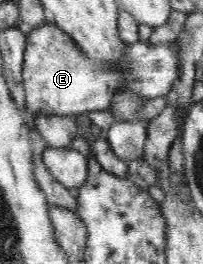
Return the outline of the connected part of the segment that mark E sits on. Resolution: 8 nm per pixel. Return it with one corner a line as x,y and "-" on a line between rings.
50,18
31,32
26,34
24,65
23,65
23,88
27,95
25,113
30,114
32,119
35,115
50,114
63,116
77,116
91,111
110,110
114,105
114,99
120,93
128,93
129,97
136,97
138,101
154,99
154,97
166,96
172,87
173,81
178,77
180,70
180,57
177,54
177,43
158,43
152,45
148,41
138,41
119,49
119,56
113,60
91,59
82,48
62,31
56,22

